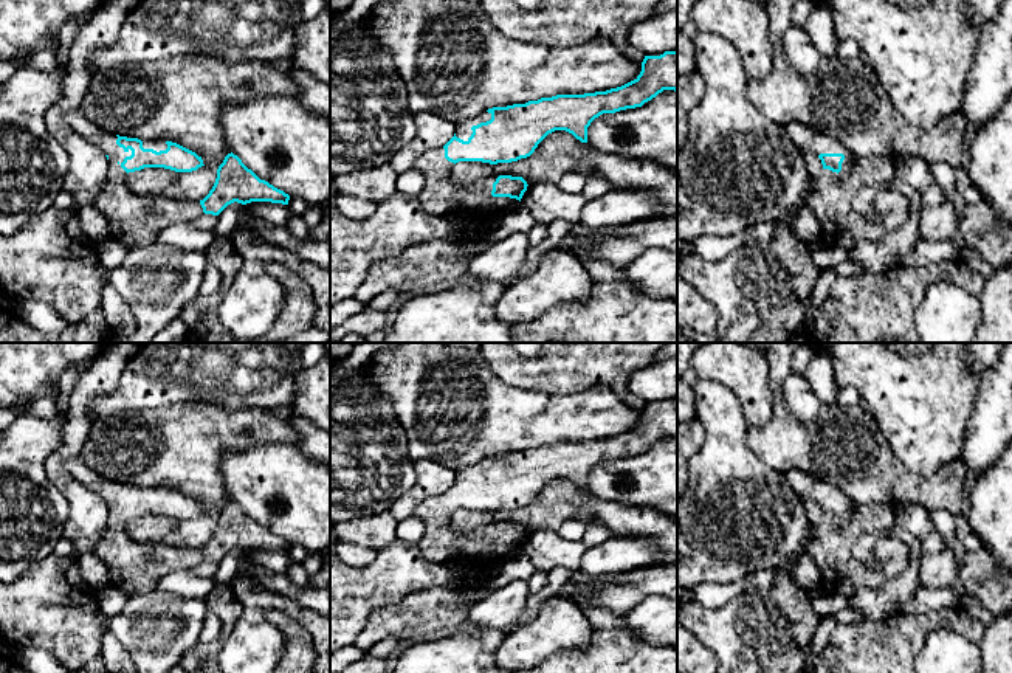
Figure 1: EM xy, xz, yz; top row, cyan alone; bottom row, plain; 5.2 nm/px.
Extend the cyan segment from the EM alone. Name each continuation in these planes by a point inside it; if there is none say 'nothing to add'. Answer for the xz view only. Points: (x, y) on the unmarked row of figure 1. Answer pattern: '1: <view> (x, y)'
1: xz (464, 478)

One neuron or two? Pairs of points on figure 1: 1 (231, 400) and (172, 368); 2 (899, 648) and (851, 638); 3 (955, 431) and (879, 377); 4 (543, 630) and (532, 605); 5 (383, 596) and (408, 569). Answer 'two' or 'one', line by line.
1: one
2: one
3: one
4: two
5: one

